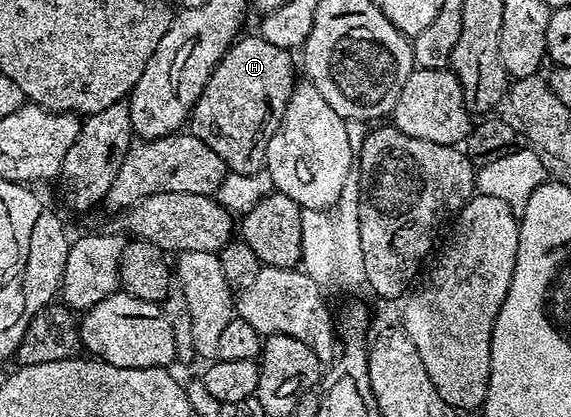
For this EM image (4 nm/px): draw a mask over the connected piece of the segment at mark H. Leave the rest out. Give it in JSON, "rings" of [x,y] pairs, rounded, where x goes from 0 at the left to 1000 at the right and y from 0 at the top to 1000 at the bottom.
{"rings":[[[455,82],[429,86],[410,98],[410,108],[371,168],[343,254],[333,266],[329,317],[350,331],[350,341],[357,341],[371,369],[385,369],[401,410],[448,417],[466,400],[469,341],[476,341],[476,321],[483,321],[483,312],[494,305],[501,257],[515,223],[518,144],[508,137],[513,134],[510,118],[476,110],[476,101],[462,101]]]}

